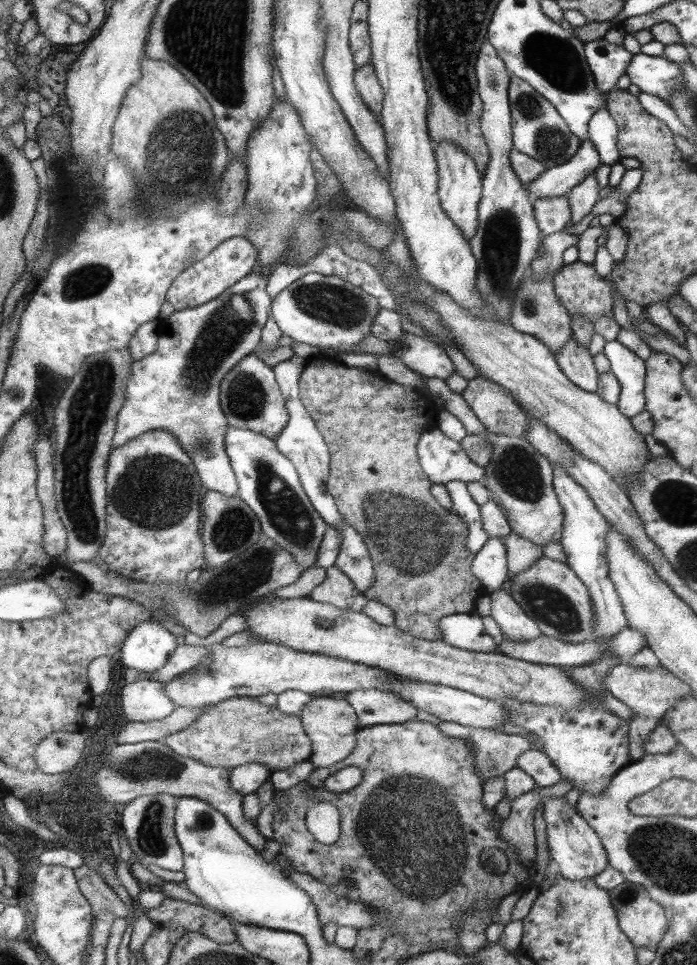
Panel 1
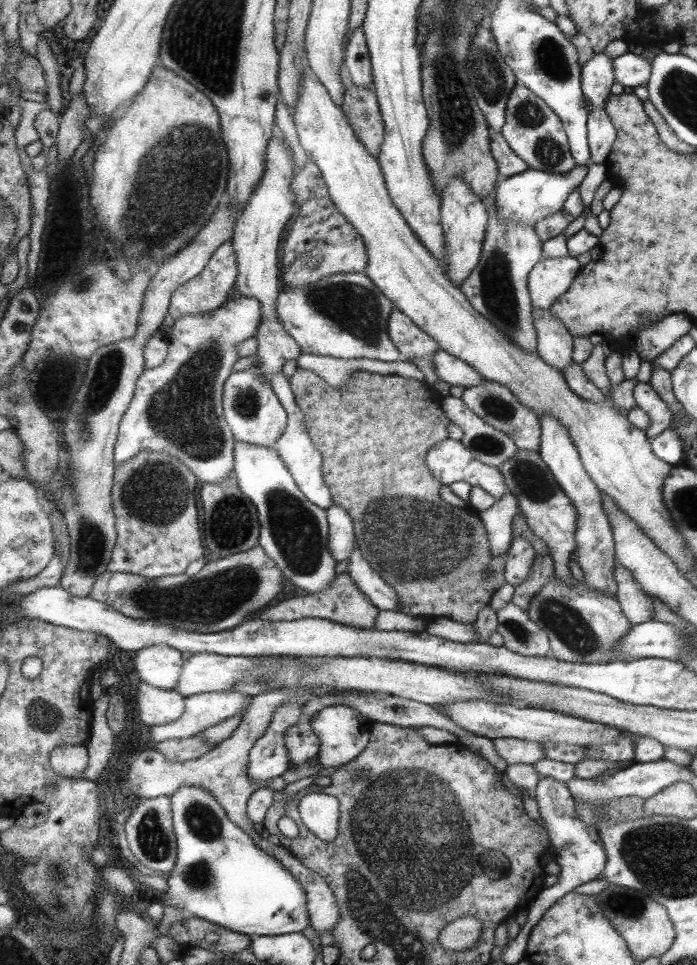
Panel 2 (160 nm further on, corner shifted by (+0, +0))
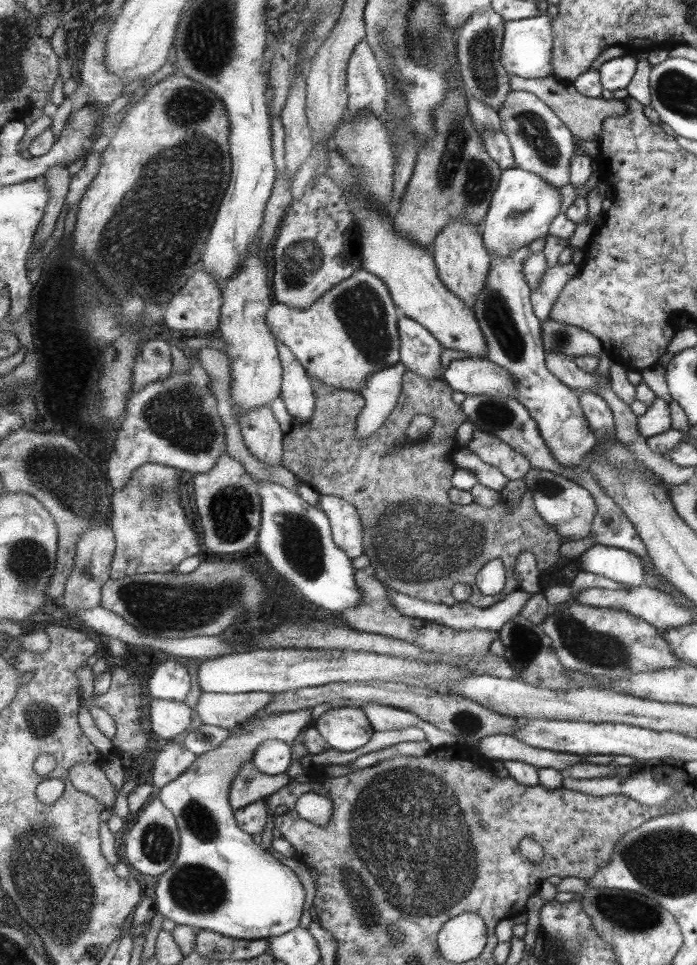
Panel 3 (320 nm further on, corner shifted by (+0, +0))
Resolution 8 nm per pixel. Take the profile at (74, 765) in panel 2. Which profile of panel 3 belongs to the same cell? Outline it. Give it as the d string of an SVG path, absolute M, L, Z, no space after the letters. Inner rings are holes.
M78 764L71 769L70 780L75 789L97 799L107 810L115 806L118 790L100 765Z

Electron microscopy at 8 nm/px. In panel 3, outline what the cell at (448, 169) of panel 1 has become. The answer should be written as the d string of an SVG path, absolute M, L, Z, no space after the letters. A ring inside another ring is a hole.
M452 220L427 248L435 261L439 279L471 310L475 306L473 301L487 282L491 263L482 235L477 233L476 227L477 225L464 220Z

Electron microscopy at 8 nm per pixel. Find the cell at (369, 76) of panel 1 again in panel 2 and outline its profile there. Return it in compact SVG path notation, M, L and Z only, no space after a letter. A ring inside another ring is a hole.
M350 85L344 89L343 106L339 106L347 117L352 131L375 159L380 154L384 142L384 123L380 116L376 93L371 88L355 88Z

